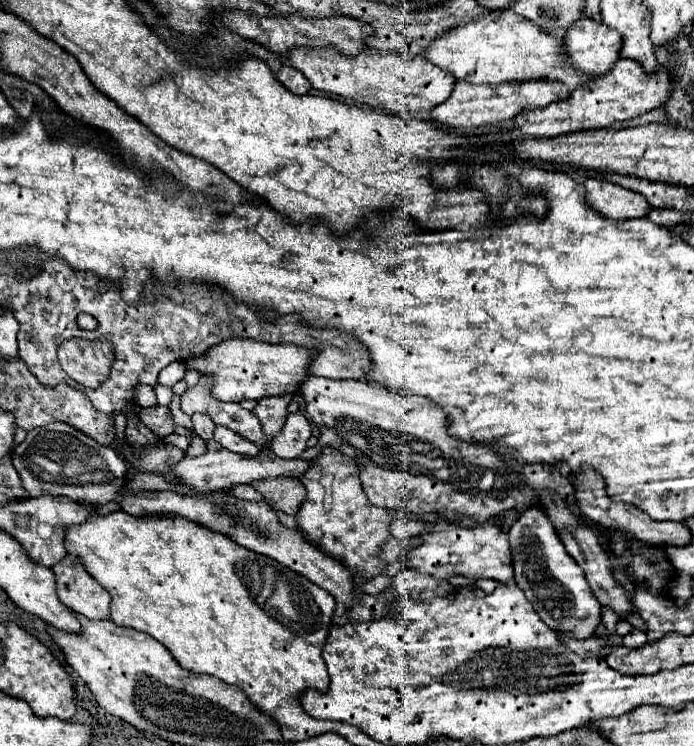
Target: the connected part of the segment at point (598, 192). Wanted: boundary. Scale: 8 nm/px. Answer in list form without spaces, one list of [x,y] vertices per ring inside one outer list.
[[[587,178],[587,200],[589,204],[607,218],[613,220],[629,220],[629,218],[645,218],[651,210],[647,198],[623,186],[611,184],[609,180]]]

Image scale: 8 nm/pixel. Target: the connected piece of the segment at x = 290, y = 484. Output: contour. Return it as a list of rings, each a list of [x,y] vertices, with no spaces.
[[[269,478],[255,484],[255,490],[259,490],[267,500],[273,504],[279,504],[283,500],[283,512],[297,516],[301,502],[307,496],[307,490],[297,478]]]

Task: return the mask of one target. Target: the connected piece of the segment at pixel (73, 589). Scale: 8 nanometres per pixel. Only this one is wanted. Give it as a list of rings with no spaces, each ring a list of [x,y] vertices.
[[[65,556],[53,568],[57,578],[59,600],[73,612],[89,620],[107,620],[109,618],[109,592],[95,584],[95,580],[83,570],[79,558]]]

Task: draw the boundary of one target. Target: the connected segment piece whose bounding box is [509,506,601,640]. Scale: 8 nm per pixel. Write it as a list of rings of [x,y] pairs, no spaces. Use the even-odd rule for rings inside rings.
[[[539,506],[523,510],[521,518],[509,528],[509,542],[513,550],[515,582],[533,604],[539,618],[557,632],[567,632],[577,640],[595,636],[601,624],[601,606],[591,592],[583,570],[567,554],[551,520]]]

